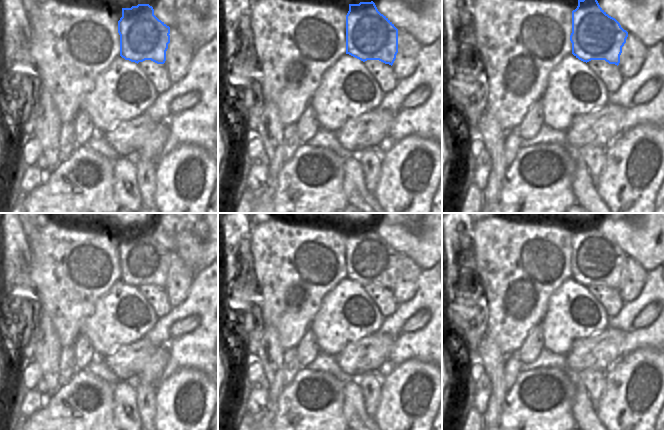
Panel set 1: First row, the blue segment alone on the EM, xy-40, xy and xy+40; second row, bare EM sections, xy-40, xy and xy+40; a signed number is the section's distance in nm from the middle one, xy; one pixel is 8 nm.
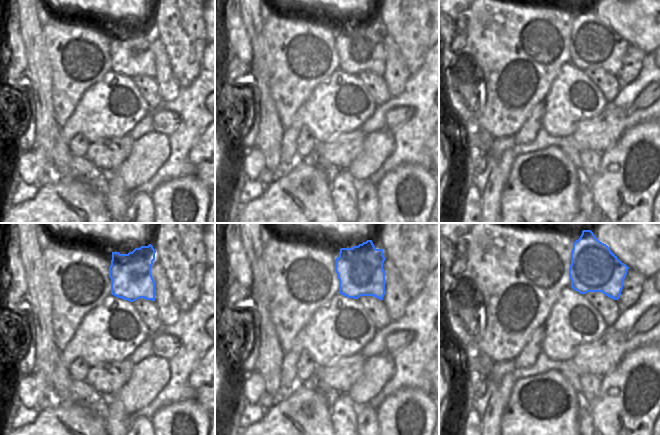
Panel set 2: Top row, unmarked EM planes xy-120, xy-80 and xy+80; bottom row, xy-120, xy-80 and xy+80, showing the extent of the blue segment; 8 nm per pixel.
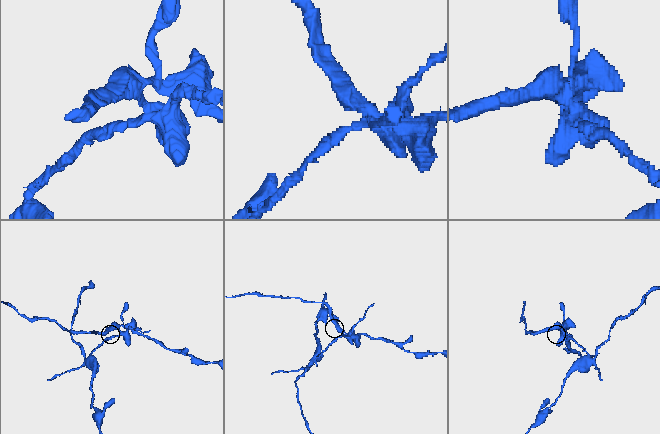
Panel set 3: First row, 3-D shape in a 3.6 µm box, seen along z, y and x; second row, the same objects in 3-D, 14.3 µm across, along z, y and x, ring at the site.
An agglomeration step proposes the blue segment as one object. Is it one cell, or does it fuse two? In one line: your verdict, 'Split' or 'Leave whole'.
Split

